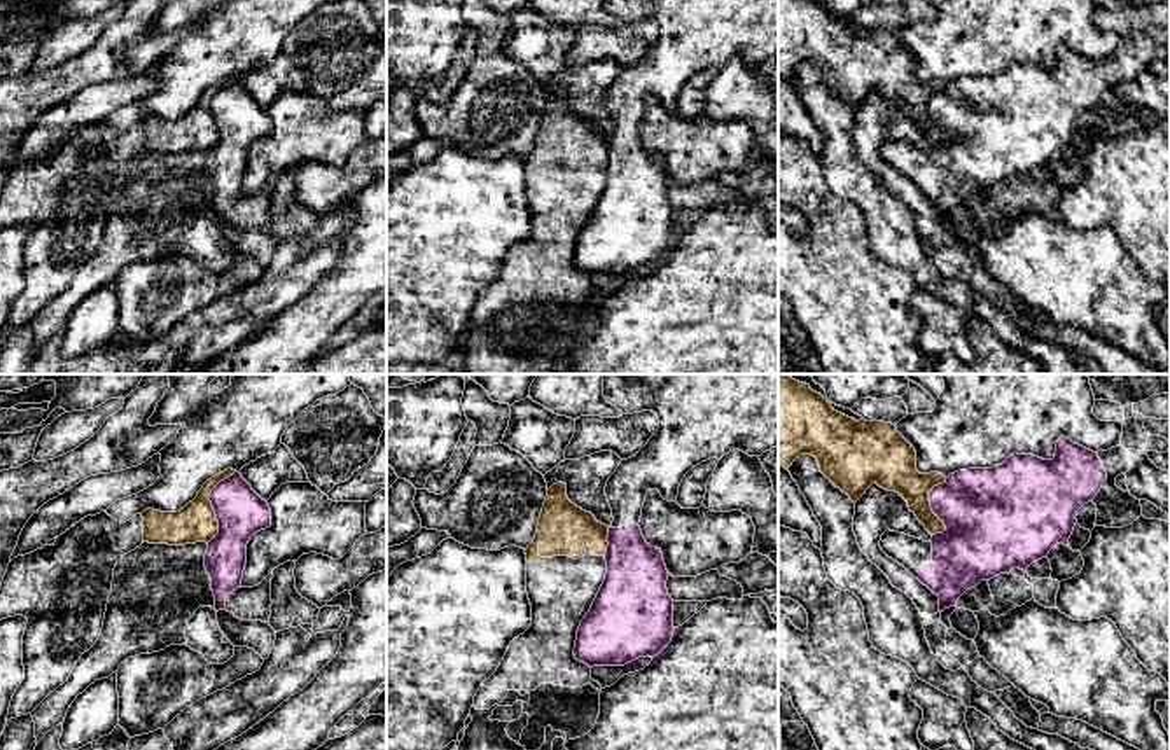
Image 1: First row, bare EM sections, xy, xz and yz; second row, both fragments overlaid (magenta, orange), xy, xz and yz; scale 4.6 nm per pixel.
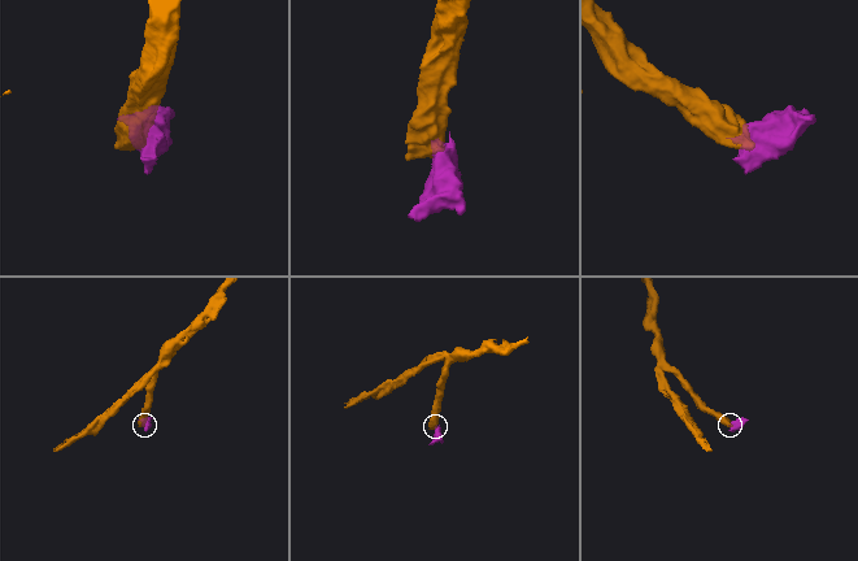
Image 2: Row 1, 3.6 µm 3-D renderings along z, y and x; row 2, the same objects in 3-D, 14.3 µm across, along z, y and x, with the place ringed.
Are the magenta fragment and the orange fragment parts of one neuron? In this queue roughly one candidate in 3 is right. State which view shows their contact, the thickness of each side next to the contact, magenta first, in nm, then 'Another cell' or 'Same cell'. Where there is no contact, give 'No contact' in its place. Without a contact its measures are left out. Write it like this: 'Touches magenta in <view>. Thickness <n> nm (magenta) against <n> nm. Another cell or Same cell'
Touches magenta in xy. Thickness 220 nm (magenta) against 180 nm. Another cell

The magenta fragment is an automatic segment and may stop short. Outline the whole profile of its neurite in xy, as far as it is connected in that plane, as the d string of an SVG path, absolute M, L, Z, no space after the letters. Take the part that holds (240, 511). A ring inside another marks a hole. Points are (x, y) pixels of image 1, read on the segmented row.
M240 472L220 481L210 502L219 533L208 542L205 568L212 579L215 610L233 612L243 621L269 622L273 572L254 587L243 587L241 579L247 544L254 533L271 526L271 509Z

